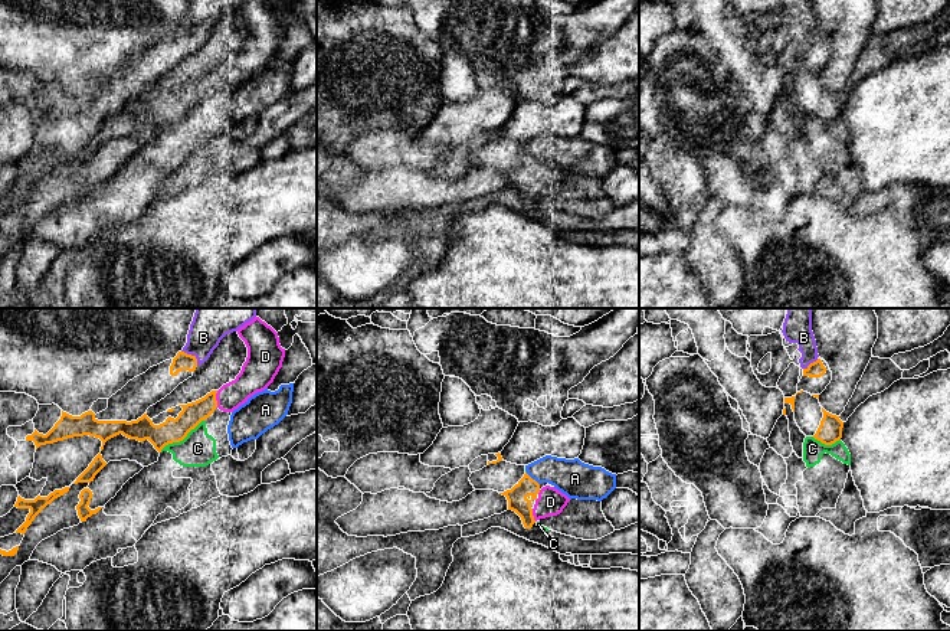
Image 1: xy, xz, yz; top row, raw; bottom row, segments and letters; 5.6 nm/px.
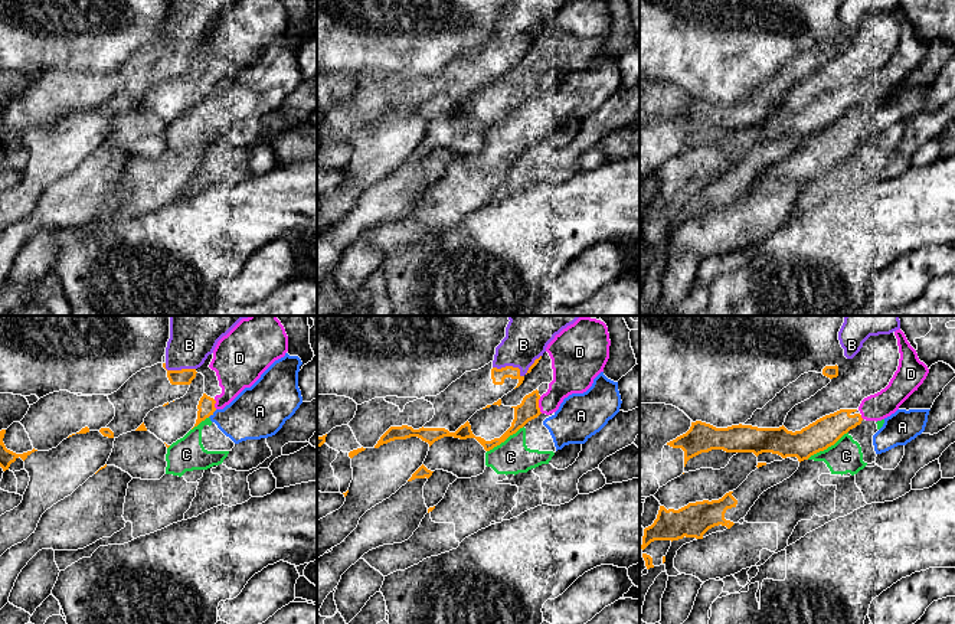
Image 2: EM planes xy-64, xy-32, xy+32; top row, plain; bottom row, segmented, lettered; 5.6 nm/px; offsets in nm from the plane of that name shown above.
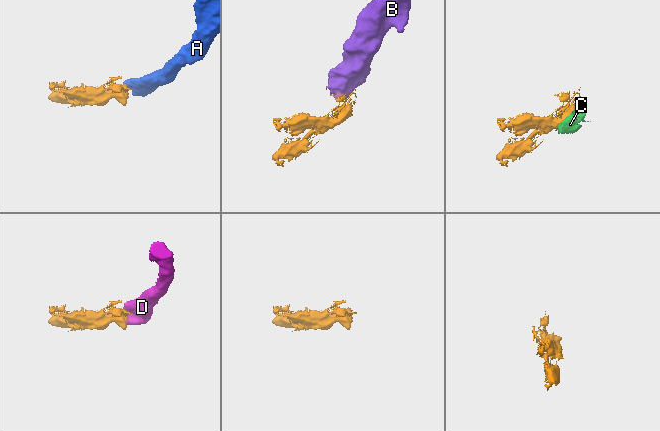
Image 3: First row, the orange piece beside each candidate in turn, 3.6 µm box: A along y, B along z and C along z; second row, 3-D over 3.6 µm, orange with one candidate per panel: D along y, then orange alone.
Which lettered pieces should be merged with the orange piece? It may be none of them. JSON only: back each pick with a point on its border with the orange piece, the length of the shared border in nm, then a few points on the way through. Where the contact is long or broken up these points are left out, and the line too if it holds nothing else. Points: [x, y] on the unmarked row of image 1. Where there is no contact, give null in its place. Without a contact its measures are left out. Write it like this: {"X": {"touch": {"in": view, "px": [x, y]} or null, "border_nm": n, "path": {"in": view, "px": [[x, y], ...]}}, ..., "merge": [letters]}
{"D": {"touch": {"in": "xy", "px": [215, 77]}, "border_nm": 100}, "merge": ["D"]}

